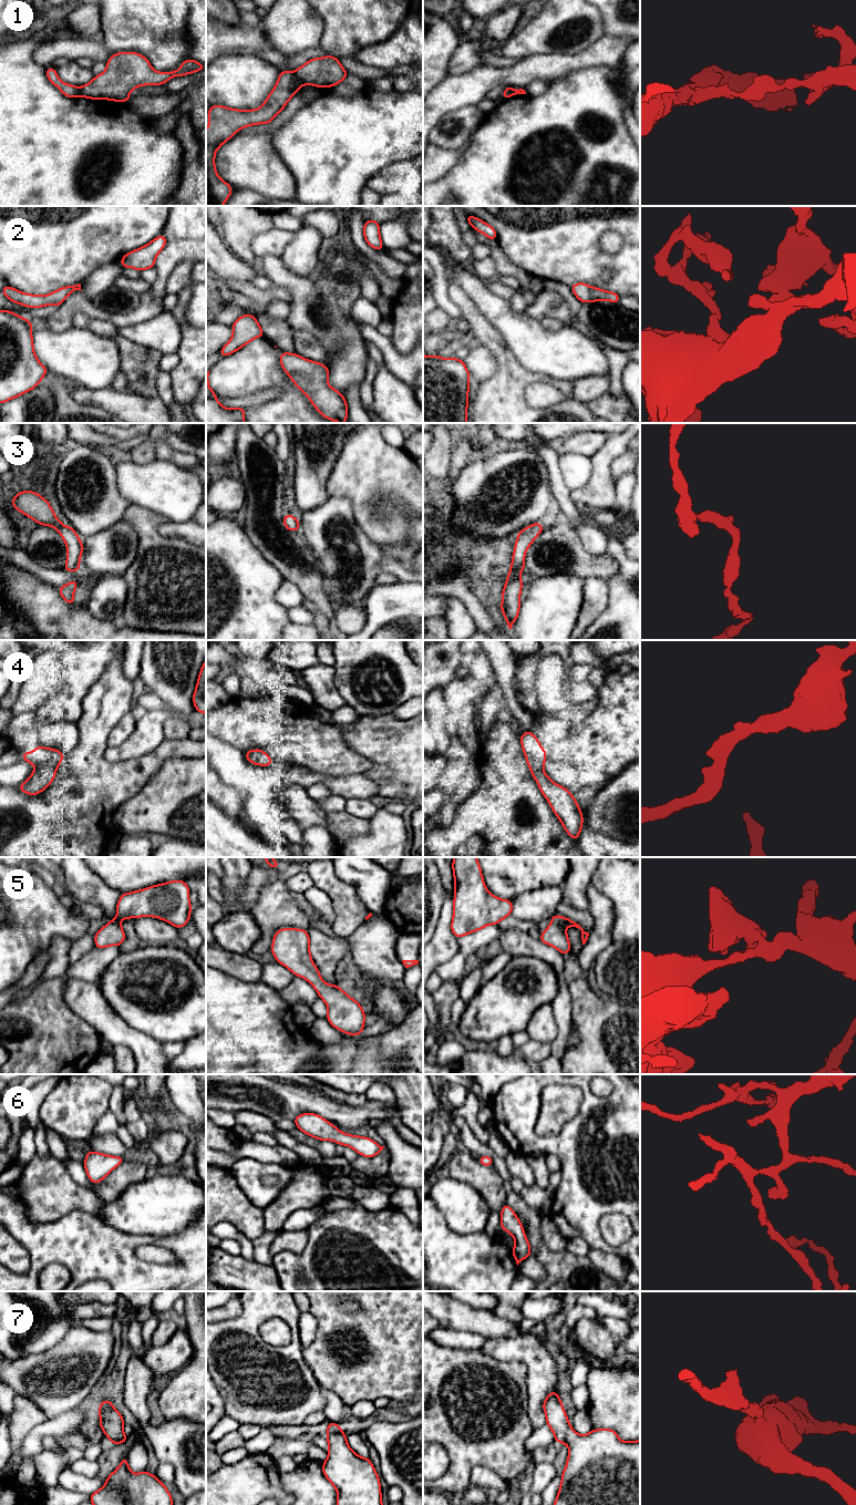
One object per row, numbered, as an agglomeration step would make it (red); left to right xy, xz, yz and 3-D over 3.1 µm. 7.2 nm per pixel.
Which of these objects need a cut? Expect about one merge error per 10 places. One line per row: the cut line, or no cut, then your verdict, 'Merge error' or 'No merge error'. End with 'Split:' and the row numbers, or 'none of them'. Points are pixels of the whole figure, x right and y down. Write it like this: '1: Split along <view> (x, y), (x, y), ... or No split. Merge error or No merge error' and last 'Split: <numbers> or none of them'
1: Split along xz (294, 72), (301, 84). Merge error
2: No split. No merge error
3: No split. No merge error
4: No split. No merge error
5: No split. No merge error
6: No split. No merge error
7: No split. No merge error
Split: 1

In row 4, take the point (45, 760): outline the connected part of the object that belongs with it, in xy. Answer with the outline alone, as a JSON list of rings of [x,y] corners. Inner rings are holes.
[[[41,744],[33,752],[24,752],[21,759],[34,764],[34,771],[19,790],[29,795],[38,795],[44,791],[55,779],[55,773],[64,759],[64,754],[55,749],[43,748]]]

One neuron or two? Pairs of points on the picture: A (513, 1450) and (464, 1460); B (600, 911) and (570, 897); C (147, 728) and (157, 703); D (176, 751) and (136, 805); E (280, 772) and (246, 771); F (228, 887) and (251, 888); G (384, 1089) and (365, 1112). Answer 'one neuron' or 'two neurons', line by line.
A: one neuron
B: two neurons
C: two neurons
D: two neurons
E: one neuron
F: two neurons
G: two neurons

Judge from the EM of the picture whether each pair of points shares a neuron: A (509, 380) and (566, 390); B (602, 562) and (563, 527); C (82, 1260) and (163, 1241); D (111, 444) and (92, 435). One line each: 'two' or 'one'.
A: one
B: one
C: one
D: one

